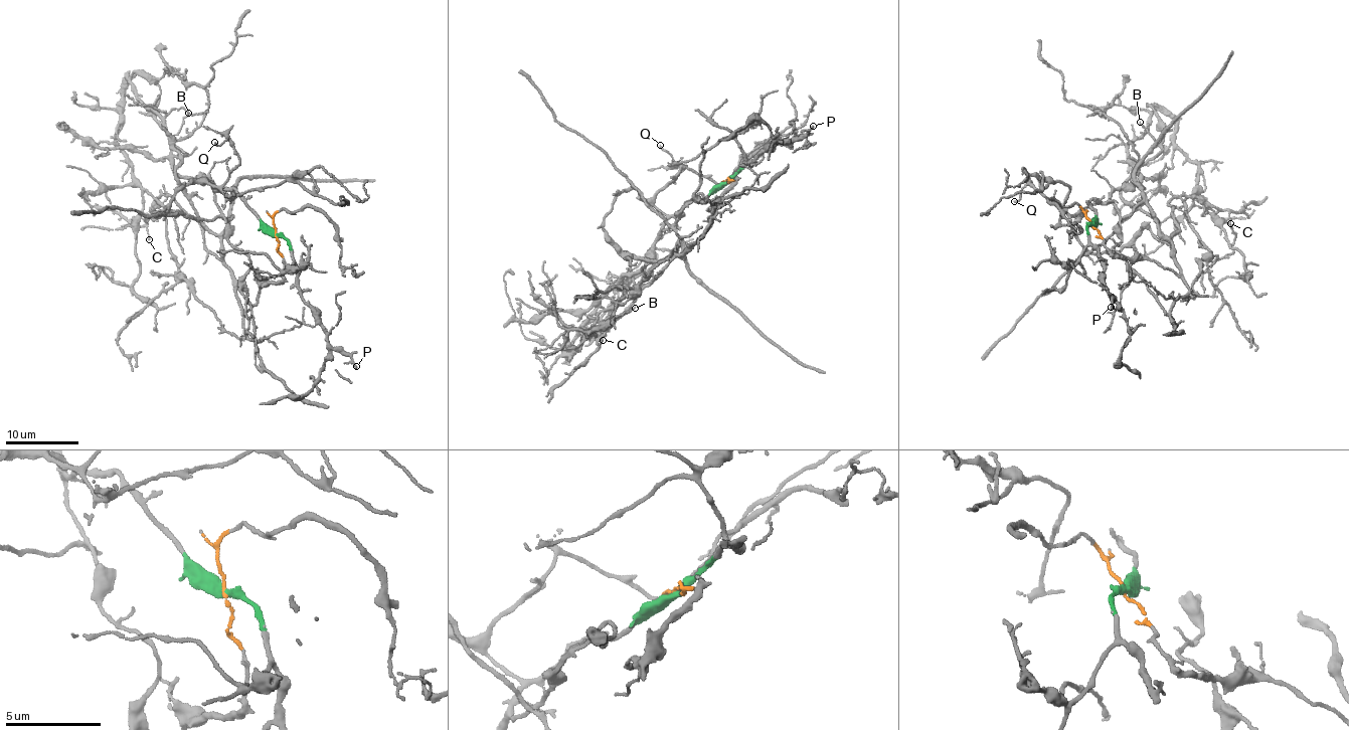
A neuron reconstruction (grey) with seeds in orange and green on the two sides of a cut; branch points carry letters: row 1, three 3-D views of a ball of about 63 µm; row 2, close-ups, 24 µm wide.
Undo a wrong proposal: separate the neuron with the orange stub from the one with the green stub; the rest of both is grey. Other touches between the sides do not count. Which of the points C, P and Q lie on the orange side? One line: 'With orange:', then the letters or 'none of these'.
With orange: C

